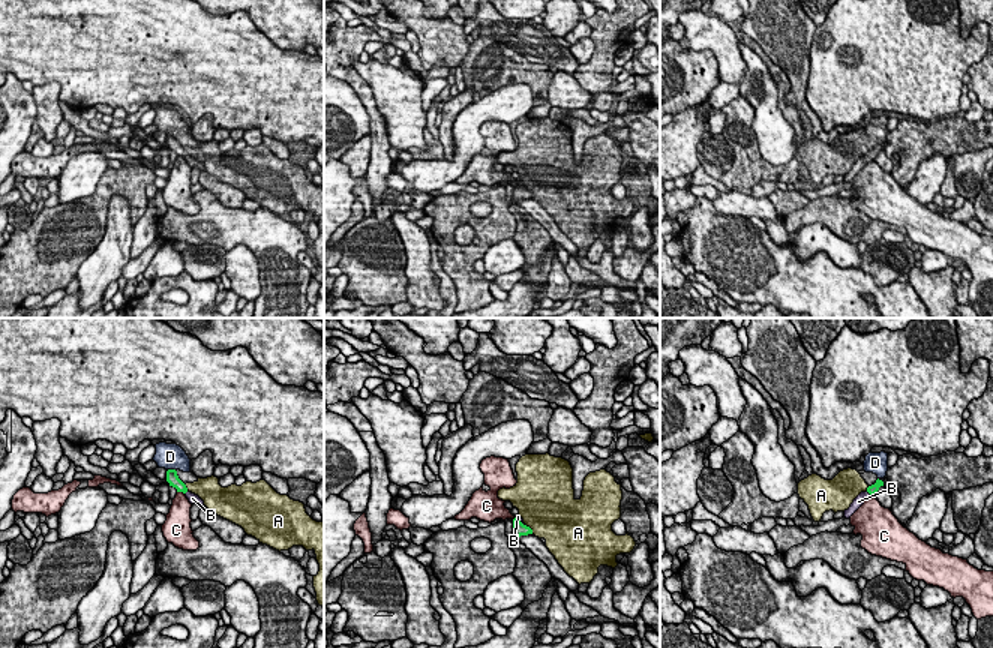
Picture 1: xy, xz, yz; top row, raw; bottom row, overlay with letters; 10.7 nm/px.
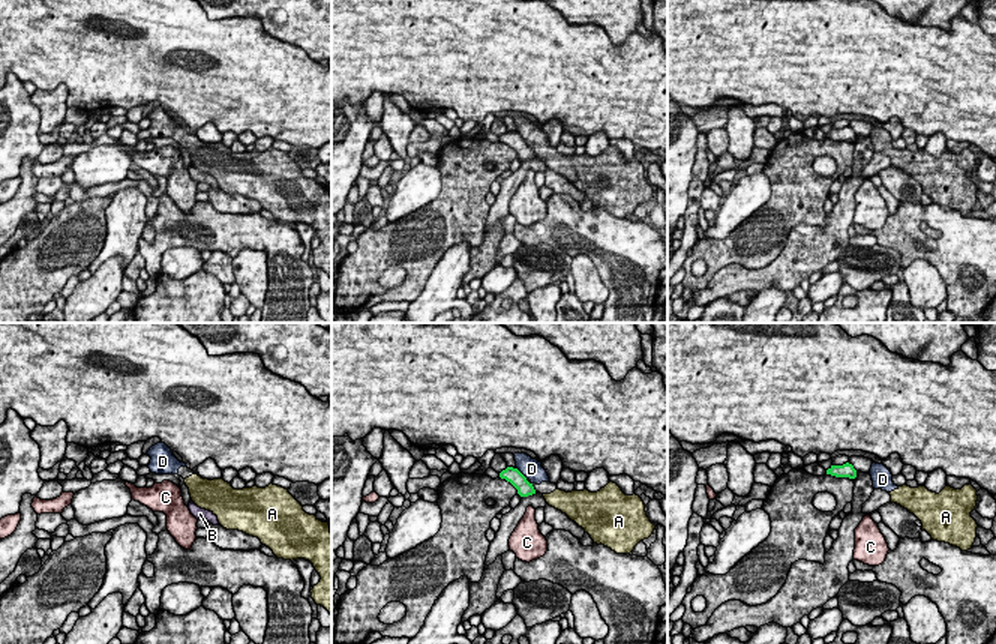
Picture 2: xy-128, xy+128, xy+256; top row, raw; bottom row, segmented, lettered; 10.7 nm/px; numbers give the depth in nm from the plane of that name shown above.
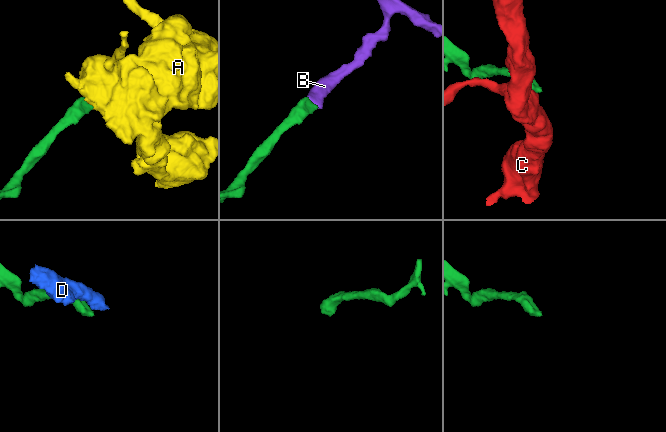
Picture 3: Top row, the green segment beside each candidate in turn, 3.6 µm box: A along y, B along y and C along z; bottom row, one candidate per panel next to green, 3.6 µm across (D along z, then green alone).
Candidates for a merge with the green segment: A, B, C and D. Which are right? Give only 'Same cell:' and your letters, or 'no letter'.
Same cell: B

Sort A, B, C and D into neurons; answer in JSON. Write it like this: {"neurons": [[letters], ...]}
{"neurons": [["A", "D"], ["B"], ["C"]]}

